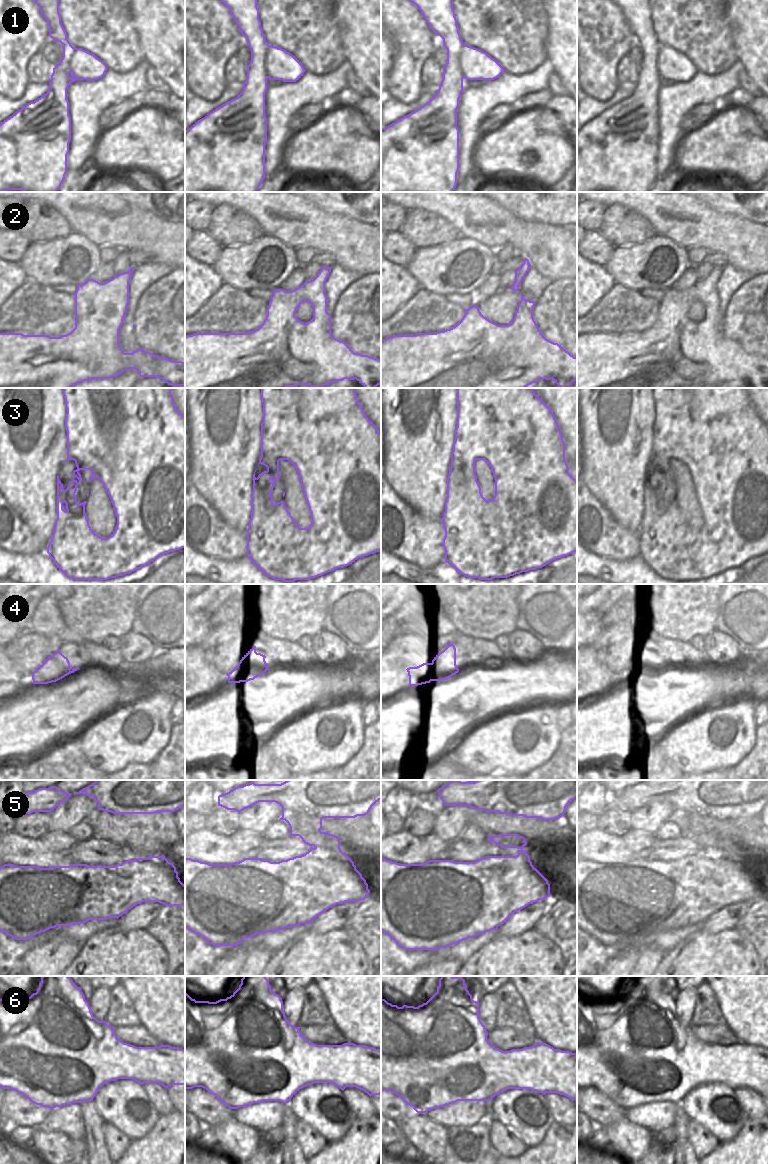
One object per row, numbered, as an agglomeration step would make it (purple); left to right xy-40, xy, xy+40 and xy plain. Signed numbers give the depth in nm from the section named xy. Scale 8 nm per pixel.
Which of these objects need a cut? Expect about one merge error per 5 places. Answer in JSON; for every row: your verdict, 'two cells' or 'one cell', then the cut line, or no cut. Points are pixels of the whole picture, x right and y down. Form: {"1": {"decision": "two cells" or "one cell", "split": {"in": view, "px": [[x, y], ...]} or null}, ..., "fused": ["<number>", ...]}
{"1": {"decision": "one cell", "split": null}, "2": {"decision": "one cell", "split": null}, "3": {"decision": "one cell", "split": null}, "4": {"decision": "one cell", "split": null}, "5": {"decision": "two cells", "split": {"in": "xy", "px": [[315, 846], [329, 849], [335, 856], [345, 854]]}}, "6": {"decision": "one cell", "split": null}, "fused": ["5"]}

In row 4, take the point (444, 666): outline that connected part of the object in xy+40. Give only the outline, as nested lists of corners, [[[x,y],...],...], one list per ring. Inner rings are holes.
[[[448,640],[448,646],[438,653],[431,663],[423,663],[417,667],[409,667],[406,670],[410,686],[446,680],[459,672],[456,665],[456,648]]]

